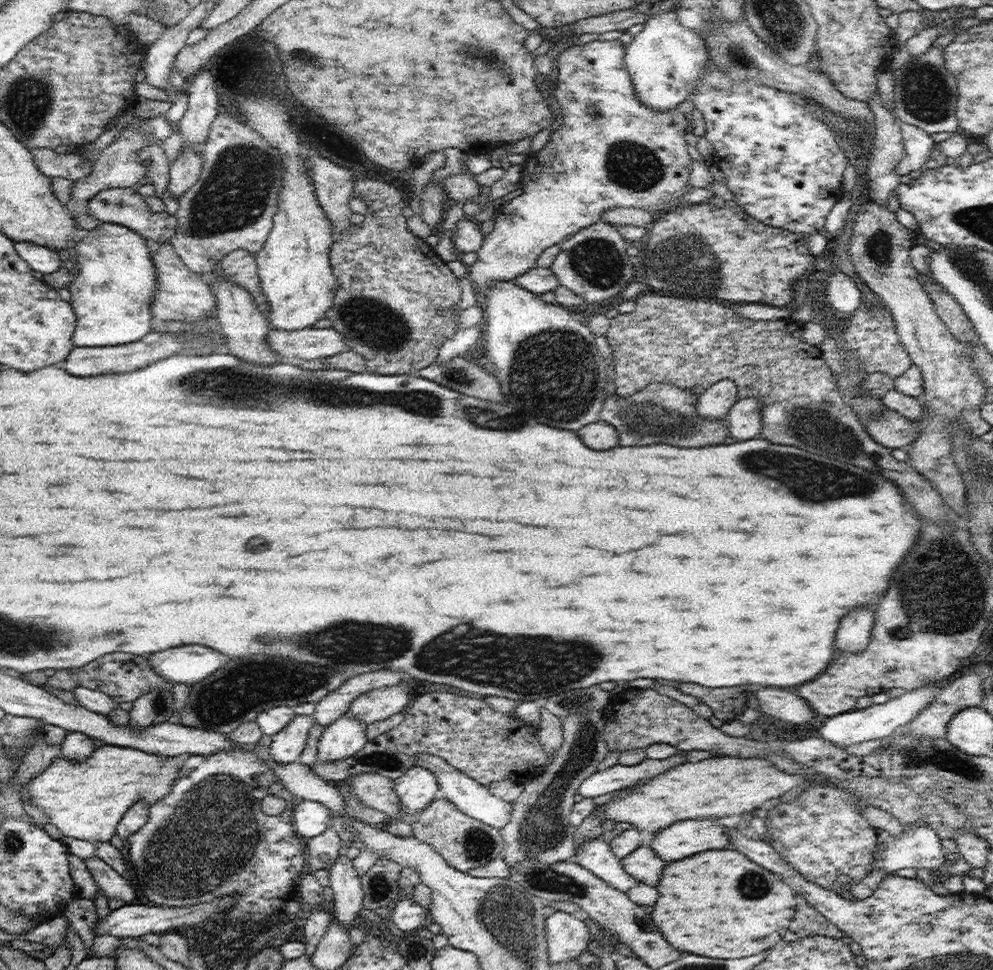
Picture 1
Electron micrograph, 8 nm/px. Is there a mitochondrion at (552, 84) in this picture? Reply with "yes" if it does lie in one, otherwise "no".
no

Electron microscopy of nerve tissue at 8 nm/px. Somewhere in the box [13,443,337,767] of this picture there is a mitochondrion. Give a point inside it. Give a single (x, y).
(161, 702)

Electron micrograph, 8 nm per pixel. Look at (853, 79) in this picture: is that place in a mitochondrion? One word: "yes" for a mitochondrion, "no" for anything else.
no

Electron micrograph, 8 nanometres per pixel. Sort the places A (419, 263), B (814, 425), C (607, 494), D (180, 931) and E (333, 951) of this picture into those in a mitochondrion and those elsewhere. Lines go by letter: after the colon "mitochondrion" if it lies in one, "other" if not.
A: other
B: mitochondrion
C: other
D: other
E: other

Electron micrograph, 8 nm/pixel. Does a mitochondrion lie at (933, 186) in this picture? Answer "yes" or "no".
no

